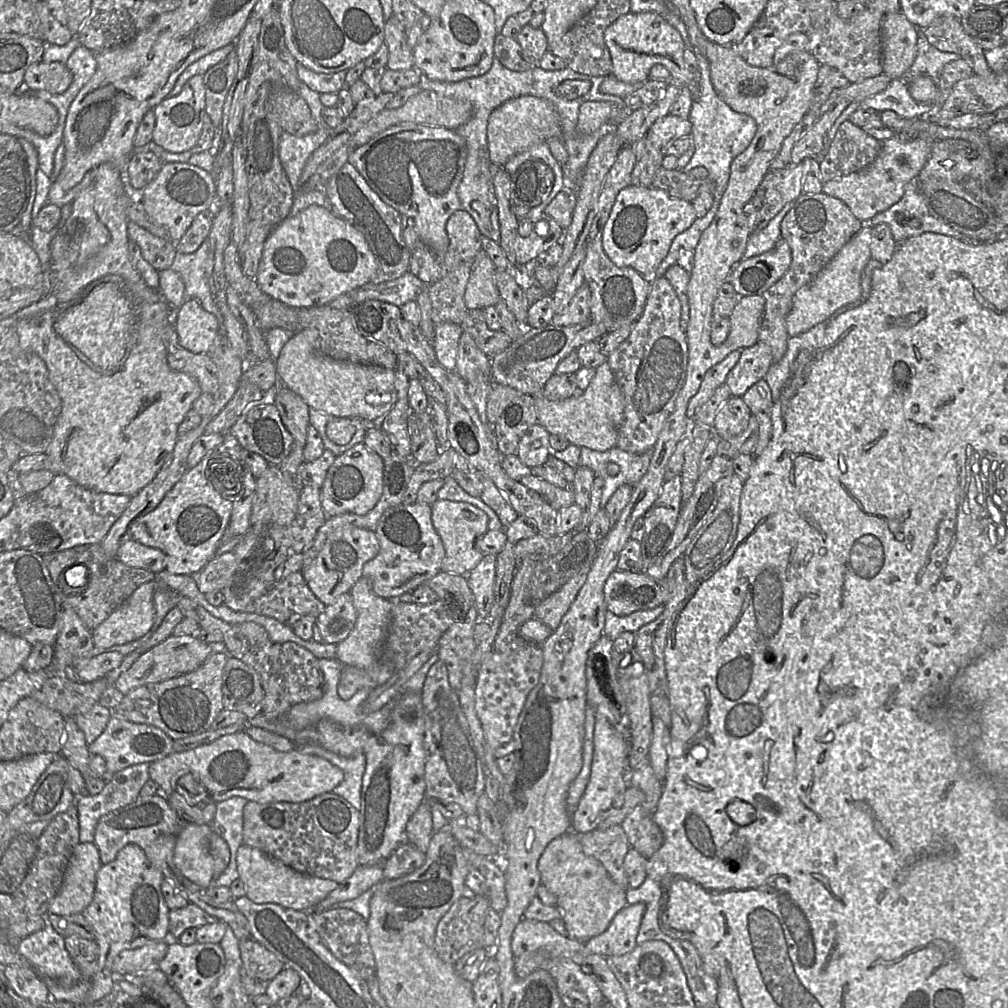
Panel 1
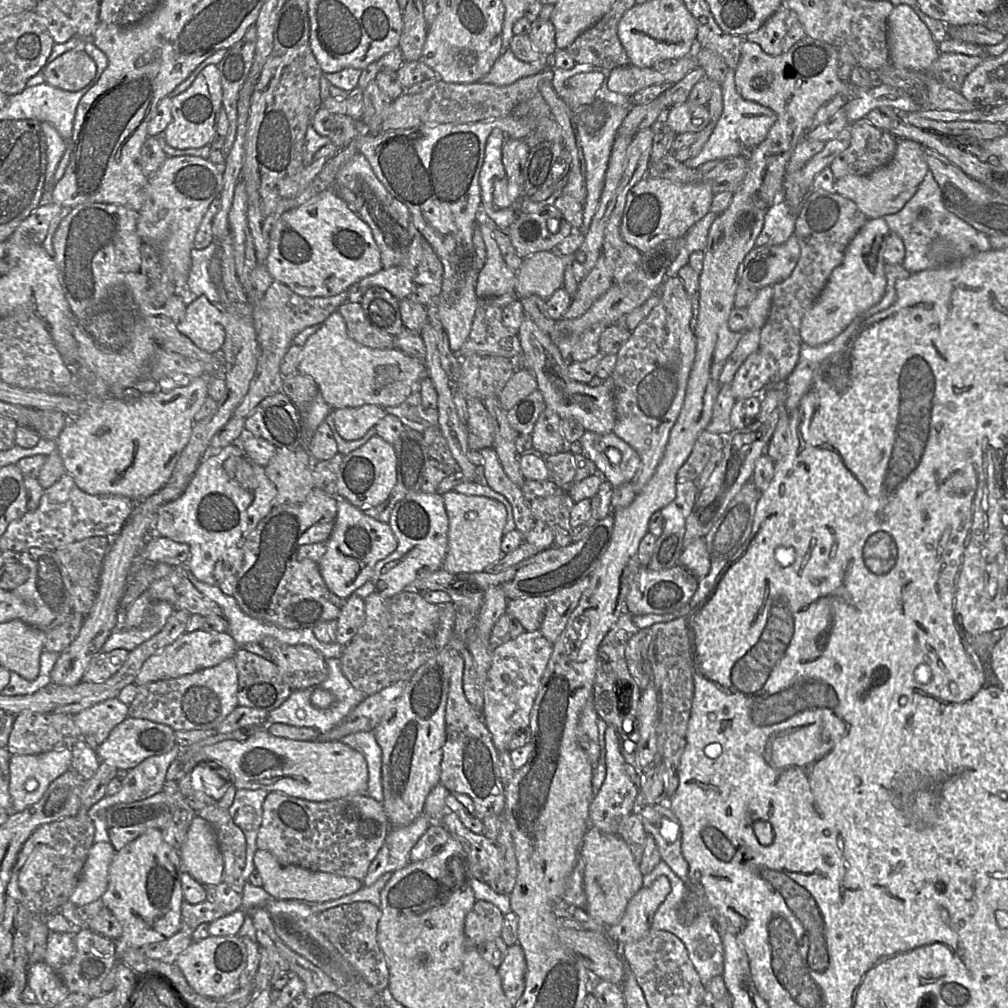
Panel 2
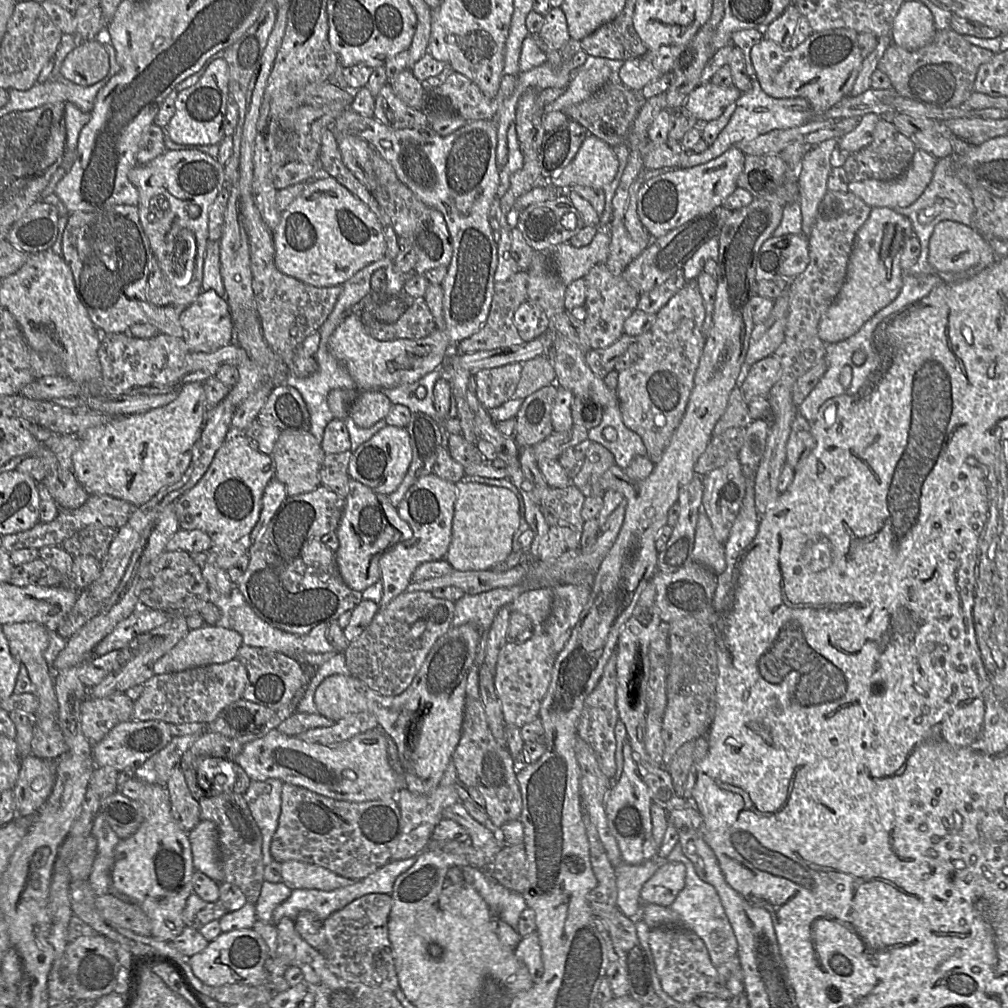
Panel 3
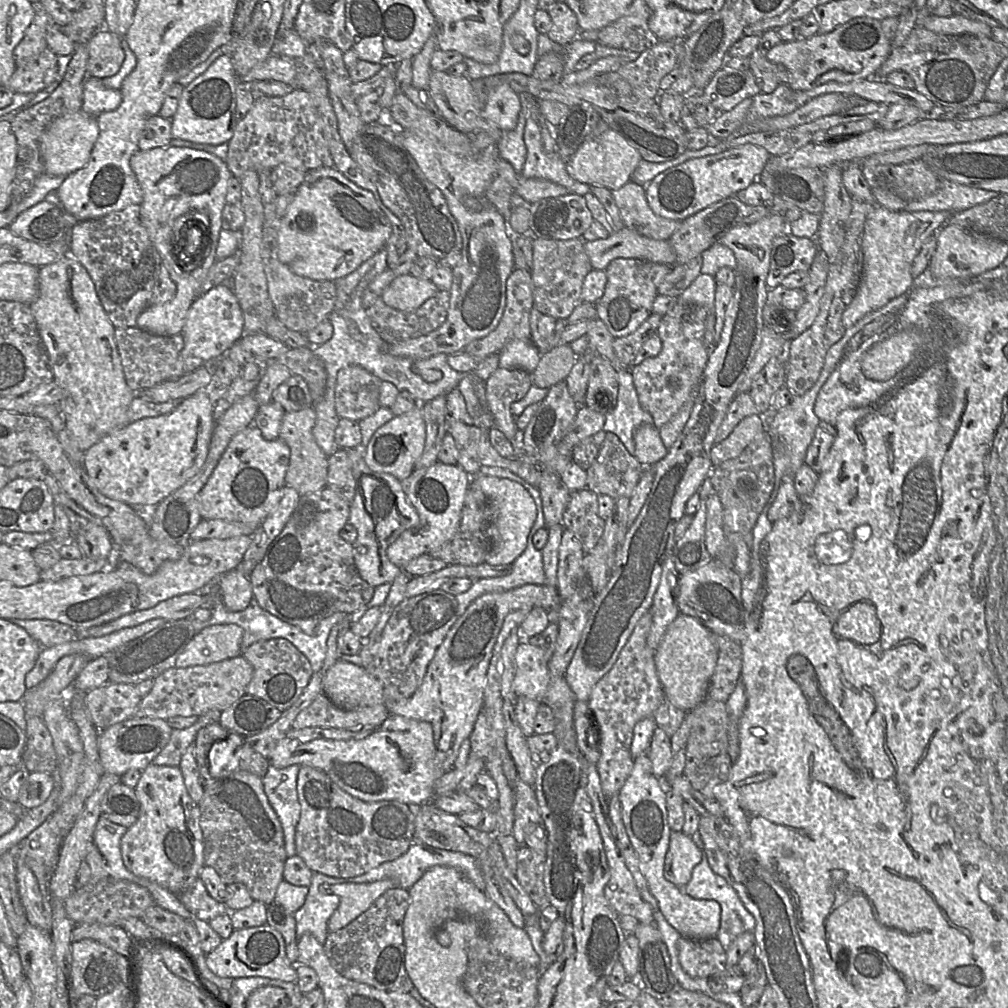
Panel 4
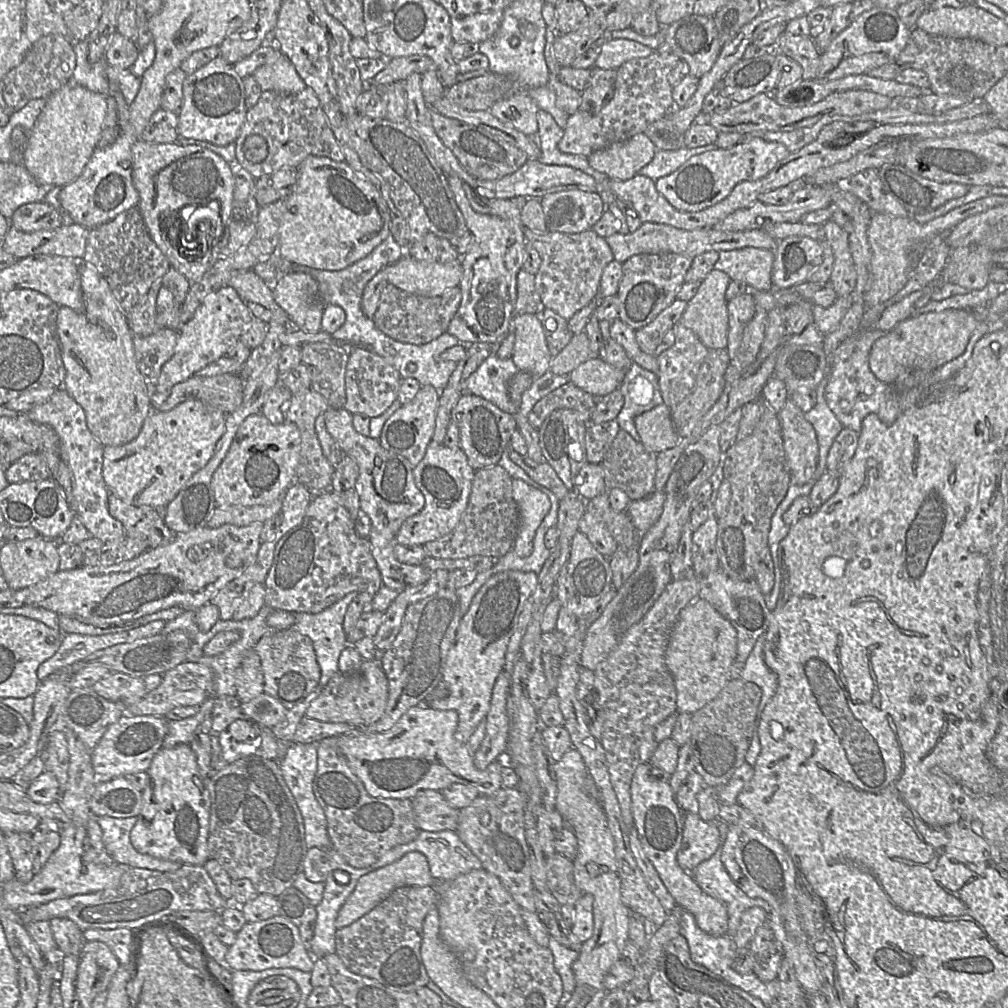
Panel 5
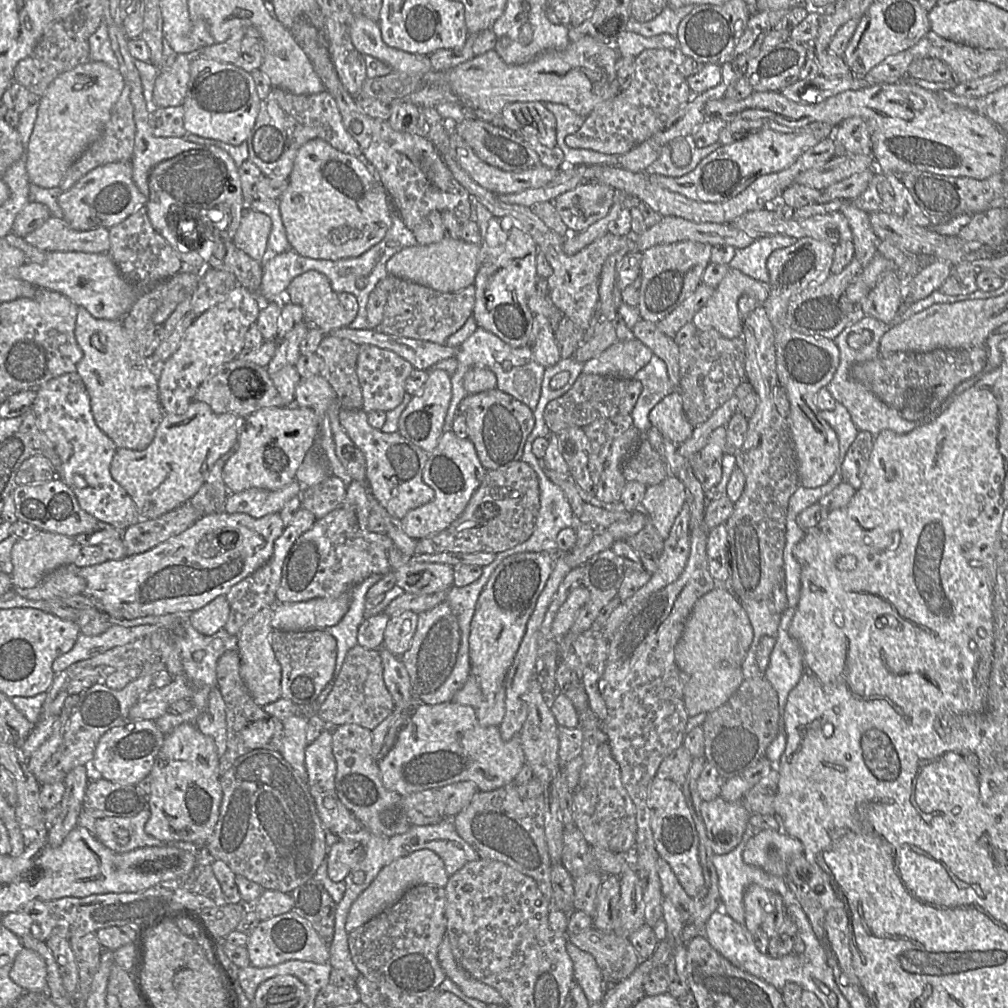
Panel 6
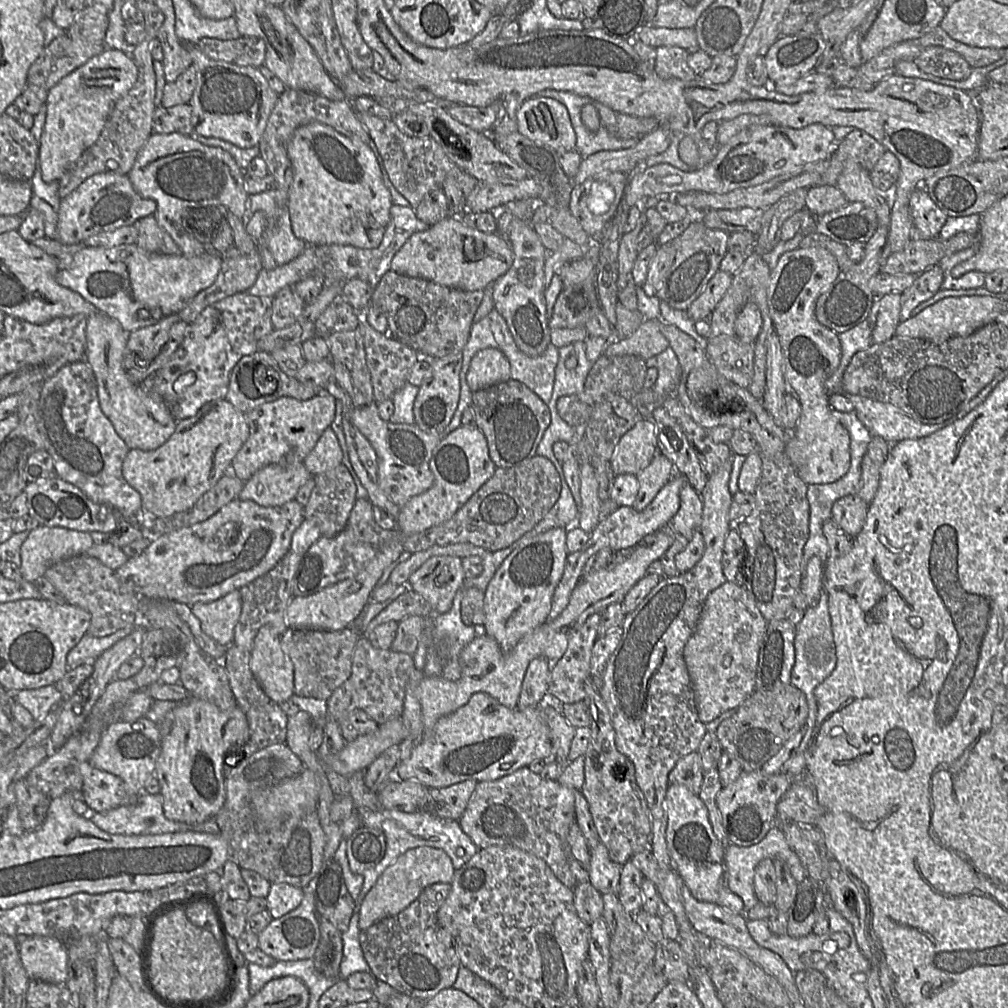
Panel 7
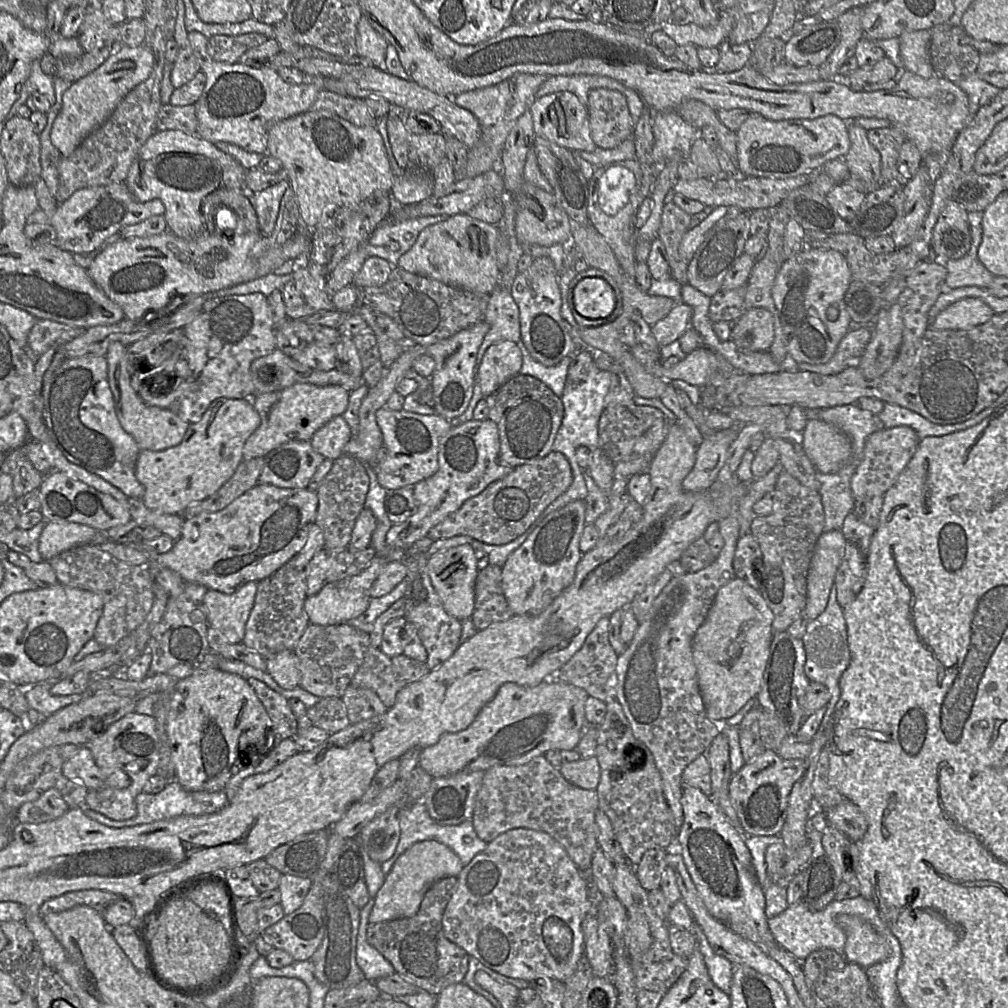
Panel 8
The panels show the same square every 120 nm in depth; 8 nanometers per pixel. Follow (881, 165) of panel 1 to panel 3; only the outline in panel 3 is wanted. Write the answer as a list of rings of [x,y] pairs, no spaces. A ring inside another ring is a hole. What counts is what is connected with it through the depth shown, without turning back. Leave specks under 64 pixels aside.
[[[916,149],[906,171],[892,180],[867,179],[850,182],[848,191],[872,208],[904,208],[914,203],[931,182],[938,159]]]

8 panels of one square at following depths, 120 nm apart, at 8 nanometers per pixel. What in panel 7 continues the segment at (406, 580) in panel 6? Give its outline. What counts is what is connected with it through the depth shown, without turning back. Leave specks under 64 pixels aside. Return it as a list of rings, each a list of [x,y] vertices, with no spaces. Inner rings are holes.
[[[437,555],[419,567],[410,576],[407,585],[430,604],[433,613],[445,614],[451,609],[453,599],[464,581],[461,558]]]

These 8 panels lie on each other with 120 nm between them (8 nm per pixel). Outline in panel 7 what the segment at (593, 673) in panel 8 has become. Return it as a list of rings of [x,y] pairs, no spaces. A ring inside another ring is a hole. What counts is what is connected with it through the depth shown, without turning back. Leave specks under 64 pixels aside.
[[[602,613],[590,615],[584,624],[571,636],[564,655],[551,664],[549,673],[549,695],[558,704],[575,703],[586,698],[585,683],[590,678],[592,649],[599,638],[598,627]]]

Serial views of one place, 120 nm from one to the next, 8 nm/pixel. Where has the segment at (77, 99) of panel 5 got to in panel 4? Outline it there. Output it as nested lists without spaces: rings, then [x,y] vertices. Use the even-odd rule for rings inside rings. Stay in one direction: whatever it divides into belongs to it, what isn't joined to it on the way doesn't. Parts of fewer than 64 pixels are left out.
[[[82,110],[55,119],[44,131],[41,141],[43,173],[51,176],[68,176],[84,167],[98,138],[99,127],[96,116]]]

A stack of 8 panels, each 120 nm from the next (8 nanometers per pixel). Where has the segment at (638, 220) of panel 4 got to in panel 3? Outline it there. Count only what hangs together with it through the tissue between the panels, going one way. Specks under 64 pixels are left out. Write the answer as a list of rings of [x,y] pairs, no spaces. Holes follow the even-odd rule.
[[[623,218],[613,219],[610,227],[611,243],[605,265],[614,275],[619,275],[625,267],[636,259],[654,240],[637,221],[637,231],[629,232]]]

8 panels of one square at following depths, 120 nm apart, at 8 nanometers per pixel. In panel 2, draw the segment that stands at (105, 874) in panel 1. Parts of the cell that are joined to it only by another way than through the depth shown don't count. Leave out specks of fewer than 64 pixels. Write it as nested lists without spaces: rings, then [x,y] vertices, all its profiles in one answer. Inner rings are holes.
[[[149,829],[115,851],[109,866],[107,889],[100,900],[120,922],[122,933],[113,941],[116,964],[101,984],[103,993],[114,989],[117,962],[122,960],[126,950],[161,941],[180,931],[181,906],[184,901],[181,867],[179,851],[164,841],[160,829]]]

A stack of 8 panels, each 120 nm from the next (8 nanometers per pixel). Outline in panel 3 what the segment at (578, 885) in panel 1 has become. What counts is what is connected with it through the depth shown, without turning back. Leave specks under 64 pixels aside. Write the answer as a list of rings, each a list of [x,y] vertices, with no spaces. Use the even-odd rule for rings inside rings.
[[[658,857],[638,865],[622,864],[616,867],[616,906],[630,918],[638,918],[641,912],[640,892],[644,884],[660,866]]]

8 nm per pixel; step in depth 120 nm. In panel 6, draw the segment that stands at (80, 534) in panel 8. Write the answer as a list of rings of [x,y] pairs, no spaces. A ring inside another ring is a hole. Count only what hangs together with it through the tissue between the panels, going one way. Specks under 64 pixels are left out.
[[[38,530],[29,537],[19,539],[12,547],[12,584],[15,588],[33,588],[51,571],[74,562],[82,546],[73,537]]]

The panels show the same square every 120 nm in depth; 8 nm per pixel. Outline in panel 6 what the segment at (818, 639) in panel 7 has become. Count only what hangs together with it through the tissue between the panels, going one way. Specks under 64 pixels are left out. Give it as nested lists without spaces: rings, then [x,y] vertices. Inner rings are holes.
[[[787,607],[782,614],[777,641],[764,674],[764,679],[778,694],[781,710],[786,703],[789,692],[797,685],[803,672],[802,648],[787,632],[793,610]]]

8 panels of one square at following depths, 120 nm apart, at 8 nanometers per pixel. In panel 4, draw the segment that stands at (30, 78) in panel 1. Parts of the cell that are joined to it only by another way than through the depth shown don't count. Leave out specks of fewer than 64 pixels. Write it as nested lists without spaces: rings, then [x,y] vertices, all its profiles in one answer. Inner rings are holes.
[[[101,28],[87,42],[89,77],[104,79],[115,75],[125,59],[122,37]]]

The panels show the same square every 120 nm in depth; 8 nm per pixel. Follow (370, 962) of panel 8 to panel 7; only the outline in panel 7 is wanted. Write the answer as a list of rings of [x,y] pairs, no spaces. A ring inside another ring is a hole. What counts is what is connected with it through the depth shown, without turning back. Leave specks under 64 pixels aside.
[[[355,904],[352,918],[347,930],[343,932],[343,958],[340,964],[340,979],[346,979],[354,972],[369,972],[369,966],[363,956],[359,943],[359,909],[361,904]]]

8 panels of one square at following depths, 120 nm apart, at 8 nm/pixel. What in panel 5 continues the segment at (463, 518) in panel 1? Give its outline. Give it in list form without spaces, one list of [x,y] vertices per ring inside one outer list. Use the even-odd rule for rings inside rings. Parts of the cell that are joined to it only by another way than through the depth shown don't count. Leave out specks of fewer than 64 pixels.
[[[513,479],[512,493],[513,499],[515,500],[518,506],[520,515],[519,531],[514,541],[512,550],[519,557],[526,557],[529,556],[532,552],[533,540],[536,530],[540,526],[544,517],[550,511],[551,501],[545,493],[518,479]]]

